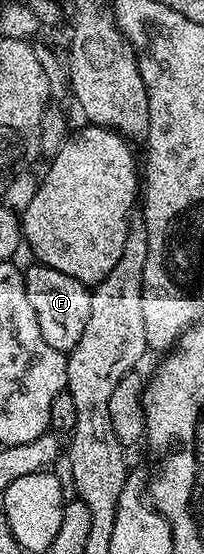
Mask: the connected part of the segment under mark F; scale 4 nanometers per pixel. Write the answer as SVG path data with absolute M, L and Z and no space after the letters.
M39 261L33 264L33 267L25 266L23 272L26 297L30 297L34 317L38 317L38 329L42 329L42 337L49 345L54 345L54 349L70 352L78 341L82 341L82 333L86 333L86 321L90 321L91 290L74 277L58 273L58 269L50 269Z

